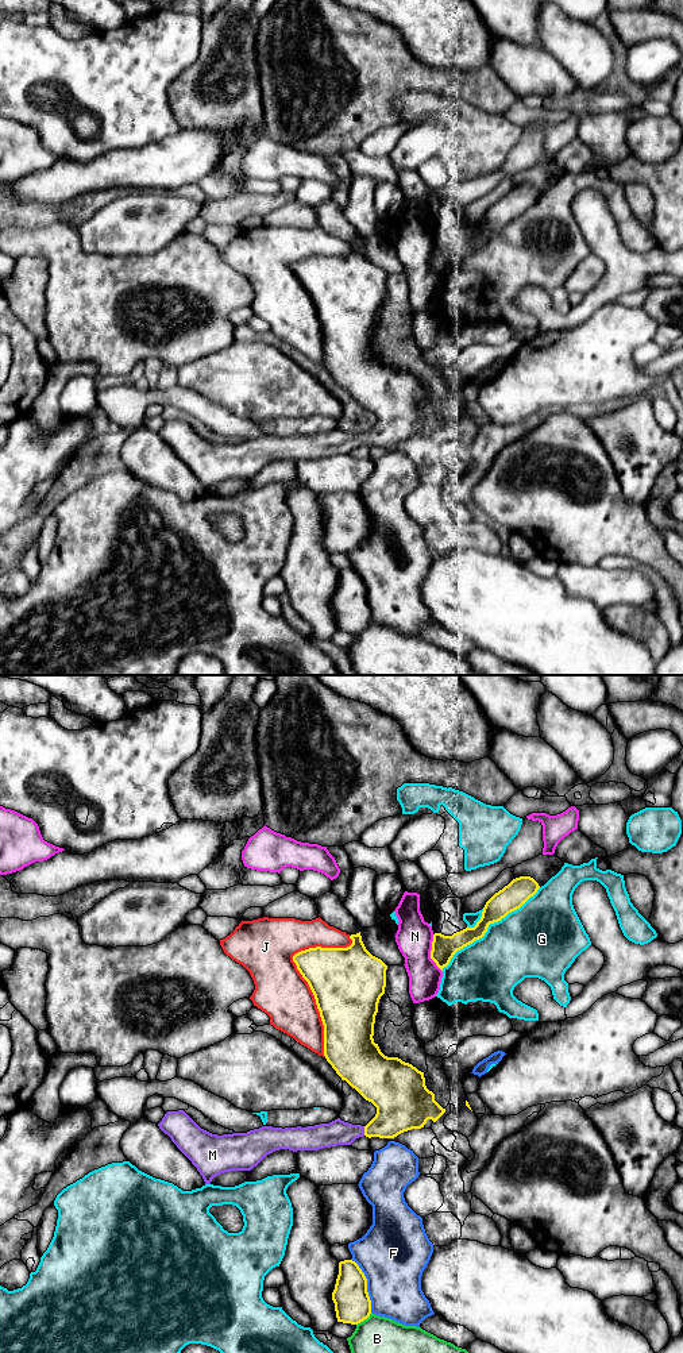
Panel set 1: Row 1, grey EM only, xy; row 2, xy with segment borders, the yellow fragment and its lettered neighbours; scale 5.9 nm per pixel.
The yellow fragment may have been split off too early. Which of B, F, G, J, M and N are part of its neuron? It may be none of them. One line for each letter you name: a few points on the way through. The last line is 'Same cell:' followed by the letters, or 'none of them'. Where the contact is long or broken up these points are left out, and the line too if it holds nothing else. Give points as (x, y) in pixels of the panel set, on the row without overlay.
Same cell: M

